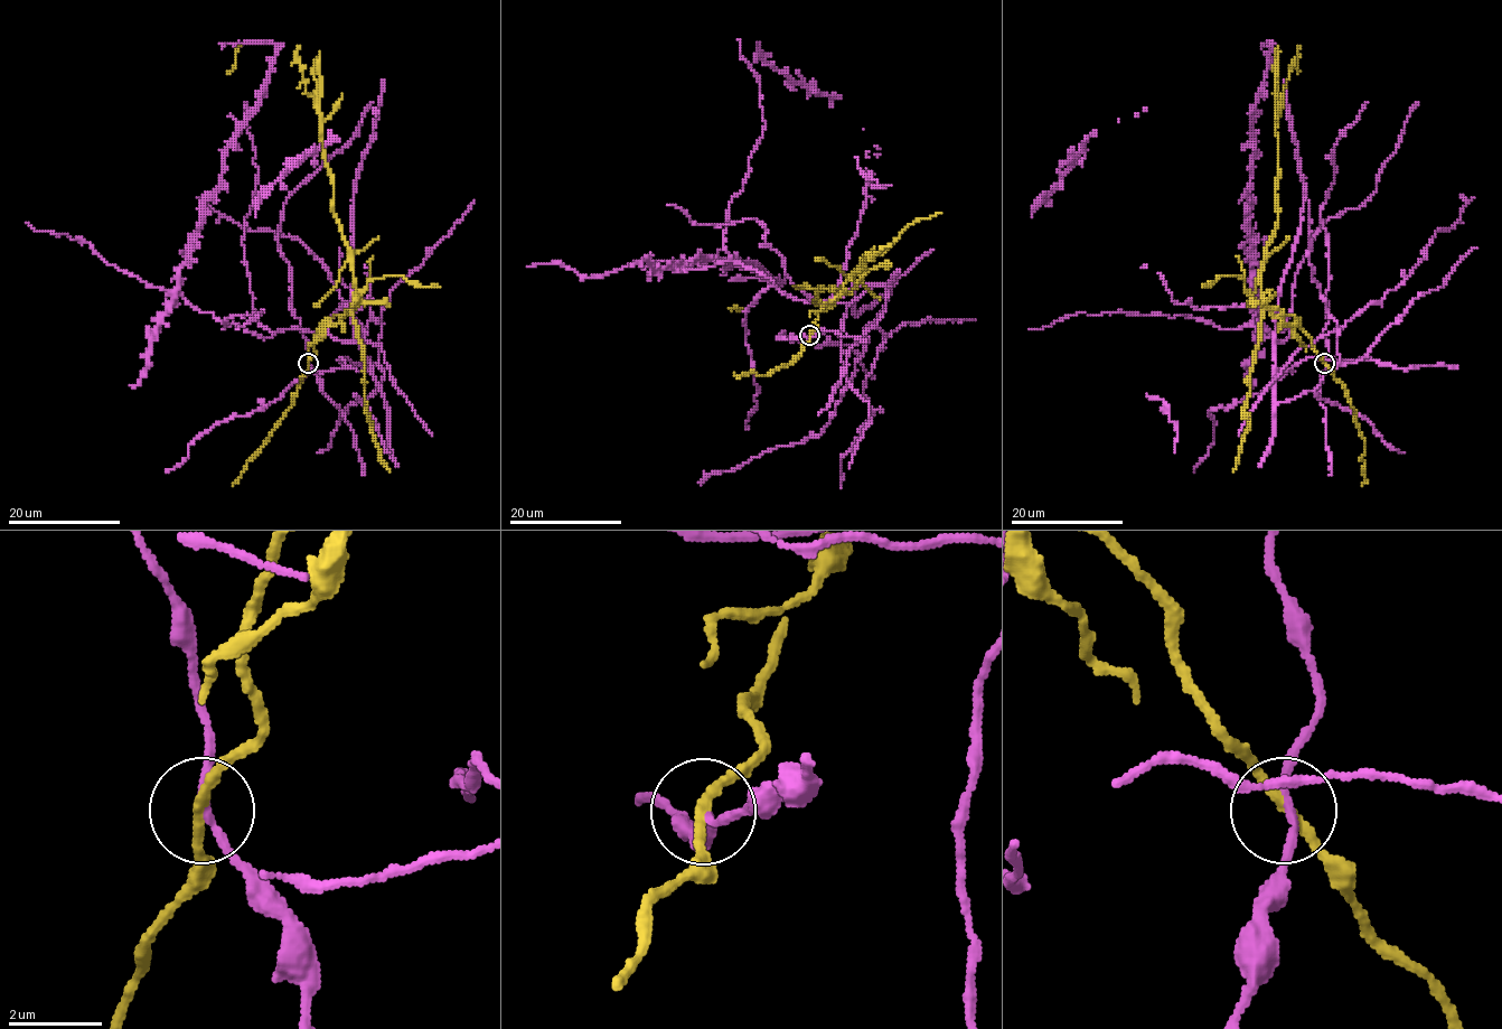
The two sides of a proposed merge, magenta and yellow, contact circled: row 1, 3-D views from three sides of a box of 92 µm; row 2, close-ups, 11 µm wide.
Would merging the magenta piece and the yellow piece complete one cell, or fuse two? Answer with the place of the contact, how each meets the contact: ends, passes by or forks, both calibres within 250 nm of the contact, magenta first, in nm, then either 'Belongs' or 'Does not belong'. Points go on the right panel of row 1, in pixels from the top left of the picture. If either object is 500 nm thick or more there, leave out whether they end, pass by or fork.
Place: (1324, 363). At the ring magenta passes by. At the ring yellow passes by. Thickness 160 nm (magenta) against 200 nm. Does not belong

